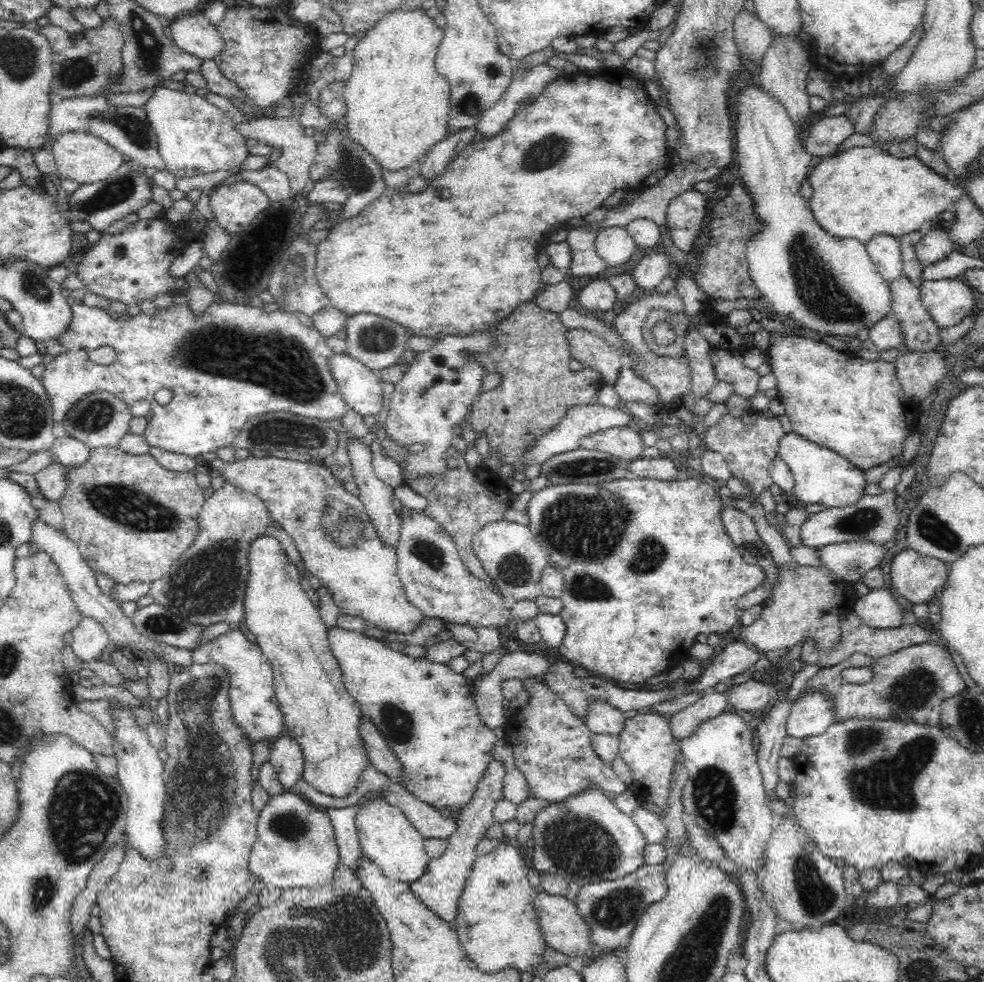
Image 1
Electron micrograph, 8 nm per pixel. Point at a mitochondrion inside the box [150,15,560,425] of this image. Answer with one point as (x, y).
(280, 362)

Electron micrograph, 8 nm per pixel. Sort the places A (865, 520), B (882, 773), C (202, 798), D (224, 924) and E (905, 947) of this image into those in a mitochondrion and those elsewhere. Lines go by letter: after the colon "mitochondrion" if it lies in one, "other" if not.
A: mitochondrion
B: mitochondrion
C: mitochondrion
D: other
E: other

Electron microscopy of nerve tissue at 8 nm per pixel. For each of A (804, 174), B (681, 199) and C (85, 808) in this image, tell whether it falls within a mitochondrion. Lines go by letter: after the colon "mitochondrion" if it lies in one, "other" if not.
A: other
B: other
C: mitochondrion

